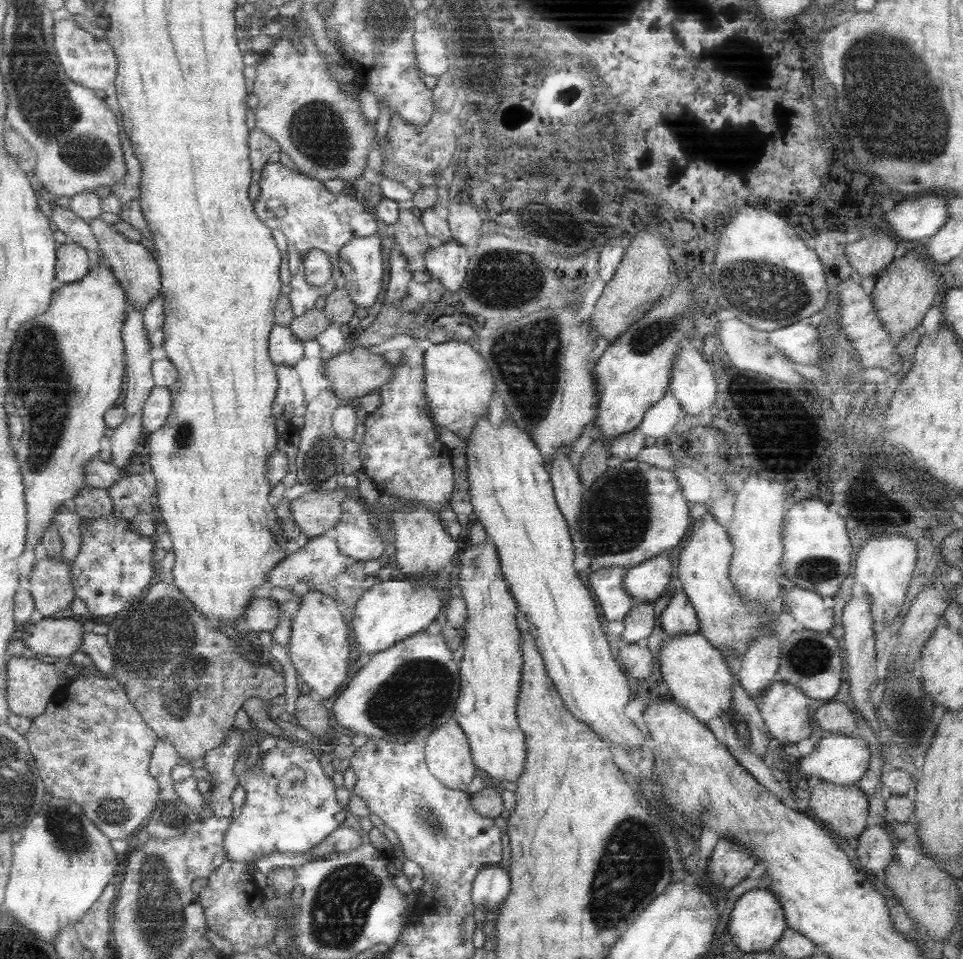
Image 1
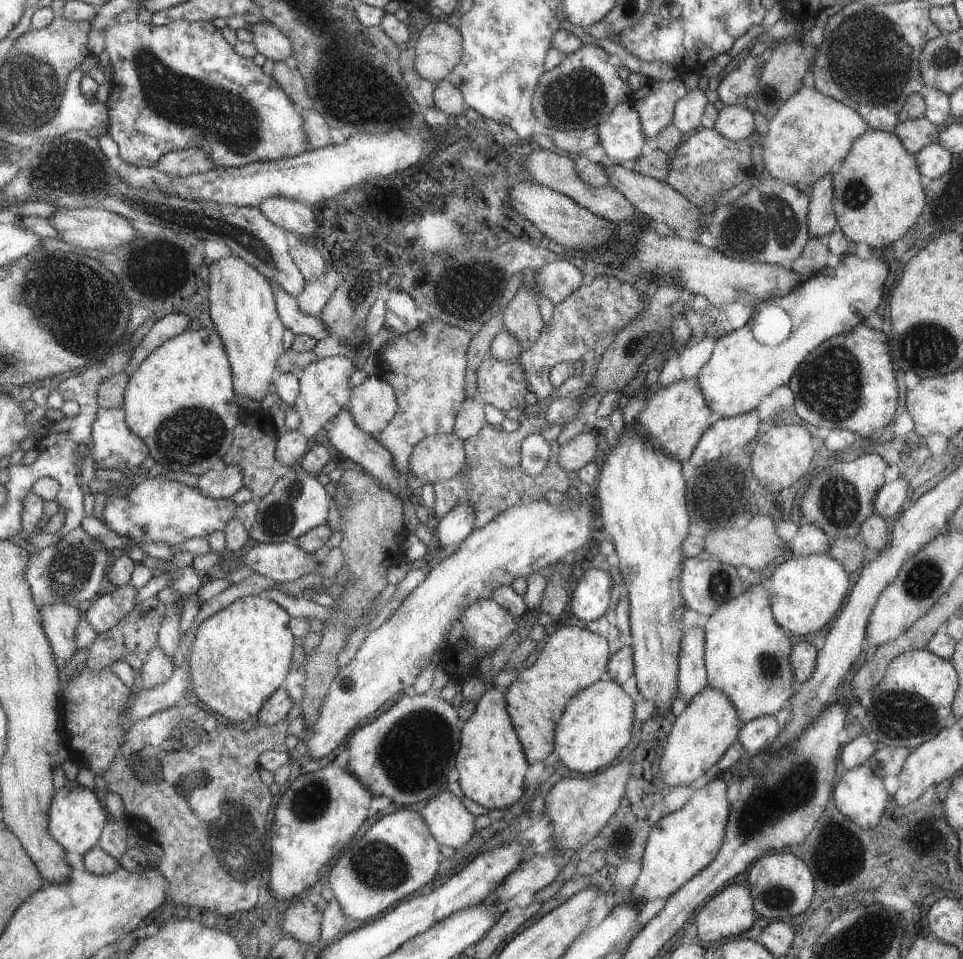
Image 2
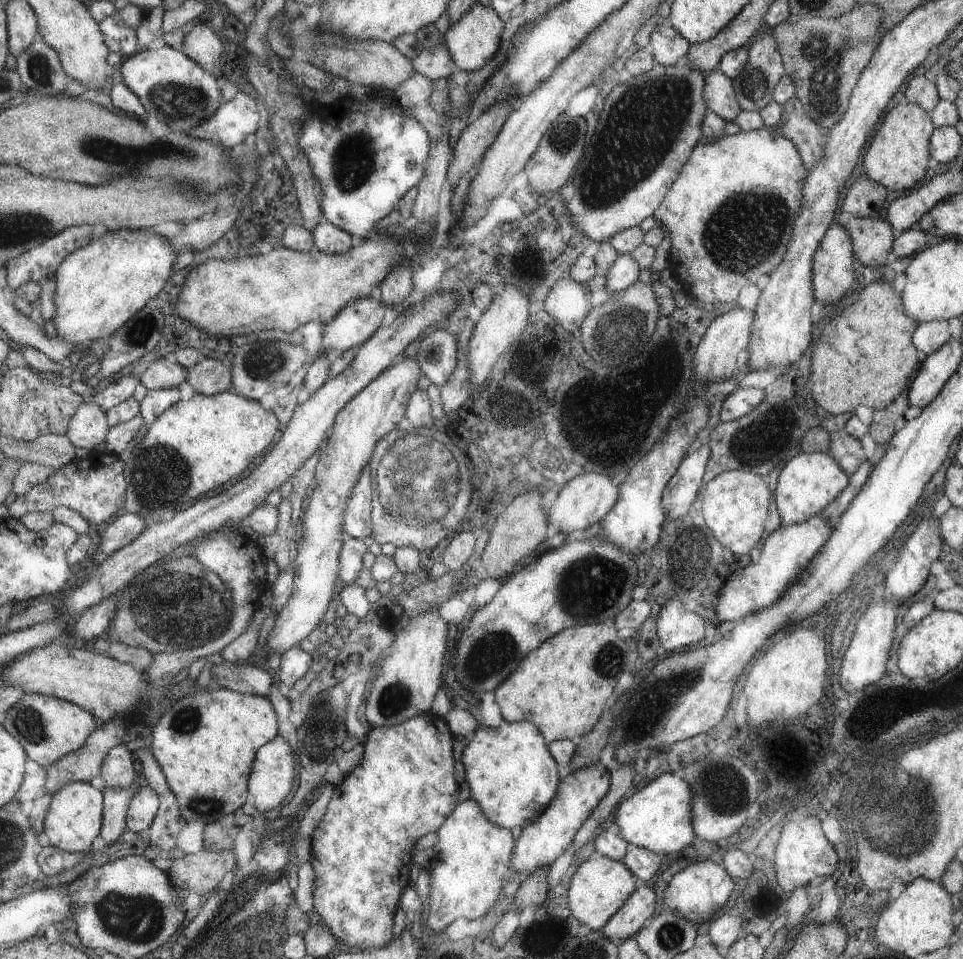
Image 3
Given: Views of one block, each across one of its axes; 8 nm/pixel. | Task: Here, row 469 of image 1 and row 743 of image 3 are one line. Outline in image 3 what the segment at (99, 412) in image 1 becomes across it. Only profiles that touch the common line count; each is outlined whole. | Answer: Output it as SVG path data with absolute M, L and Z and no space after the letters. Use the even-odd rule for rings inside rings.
M34 692L26 693L8 710L4 726L21 741L28 758L45 767L50 767L64 756L80 750L99 728L93 713L82 706L59 697Z

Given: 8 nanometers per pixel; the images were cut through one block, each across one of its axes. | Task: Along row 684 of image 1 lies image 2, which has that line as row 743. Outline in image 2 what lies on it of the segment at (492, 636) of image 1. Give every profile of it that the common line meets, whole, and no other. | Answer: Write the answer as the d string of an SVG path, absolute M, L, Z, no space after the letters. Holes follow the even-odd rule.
M496 686L487 688L472 715L460 732L460 751L456 756L459 784L465 796L478 805L493 810L511 806L521 796L521 786L527 768L522 746L505 710L504 693Z

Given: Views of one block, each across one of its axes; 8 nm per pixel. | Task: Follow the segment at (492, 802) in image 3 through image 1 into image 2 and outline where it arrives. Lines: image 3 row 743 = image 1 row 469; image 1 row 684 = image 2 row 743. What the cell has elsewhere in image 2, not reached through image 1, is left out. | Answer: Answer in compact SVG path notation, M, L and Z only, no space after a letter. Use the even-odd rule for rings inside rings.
M630 646L620 648L609 655L602 677L576 692L565 705L555 723L552 752L558 764L566 766L572 774L589 774L597 768L603 769L617 758L621 748L630 746L629 734L636 706L620 685L631 675L632 650Z

